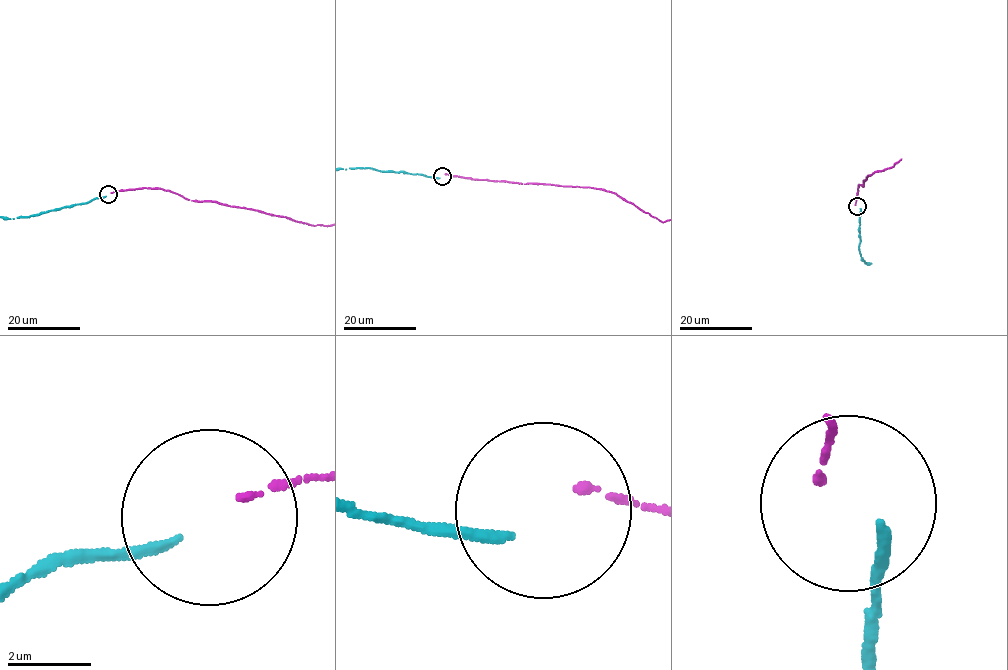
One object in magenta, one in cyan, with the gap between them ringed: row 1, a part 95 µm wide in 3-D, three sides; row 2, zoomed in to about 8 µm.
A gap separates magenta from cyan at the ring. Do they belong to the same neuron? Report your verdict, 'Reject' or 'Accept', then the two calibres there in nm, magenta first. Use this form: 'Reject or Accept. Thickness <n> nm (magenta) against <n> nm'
Reject. Thickness 130 nm (magenta) against 220 nm

